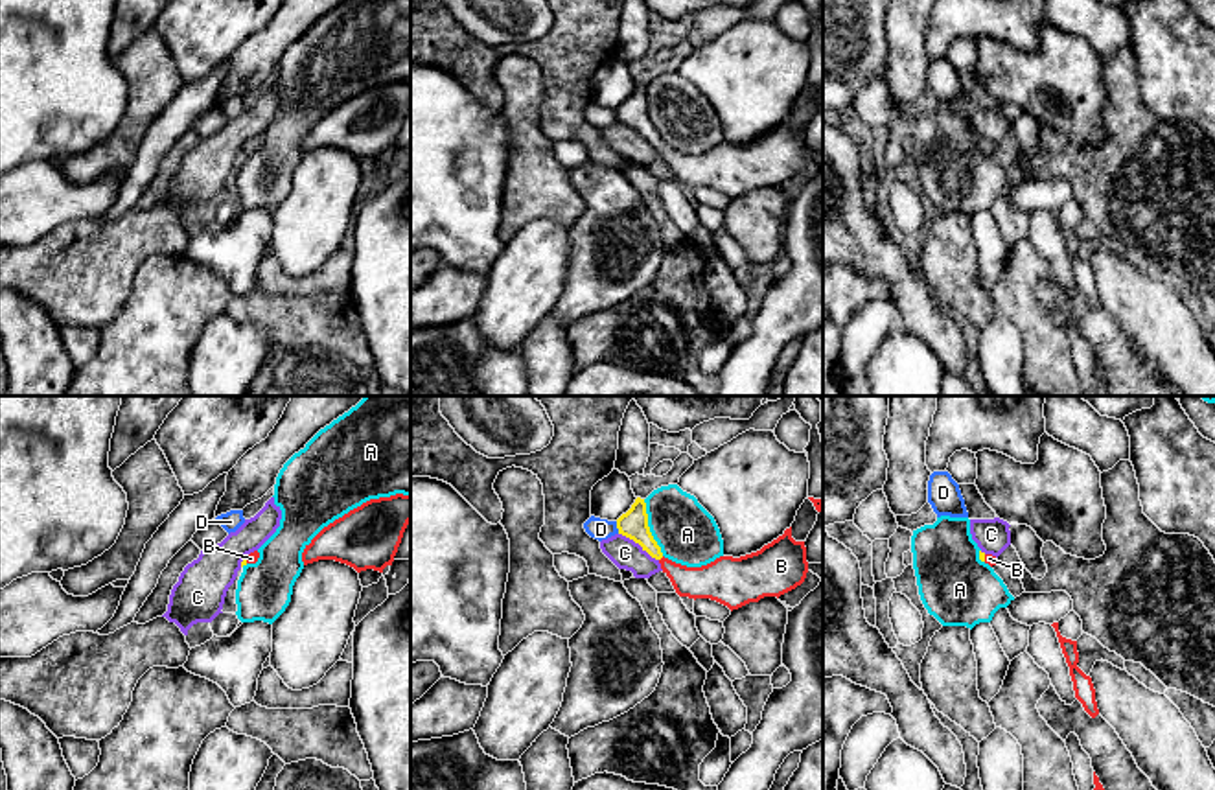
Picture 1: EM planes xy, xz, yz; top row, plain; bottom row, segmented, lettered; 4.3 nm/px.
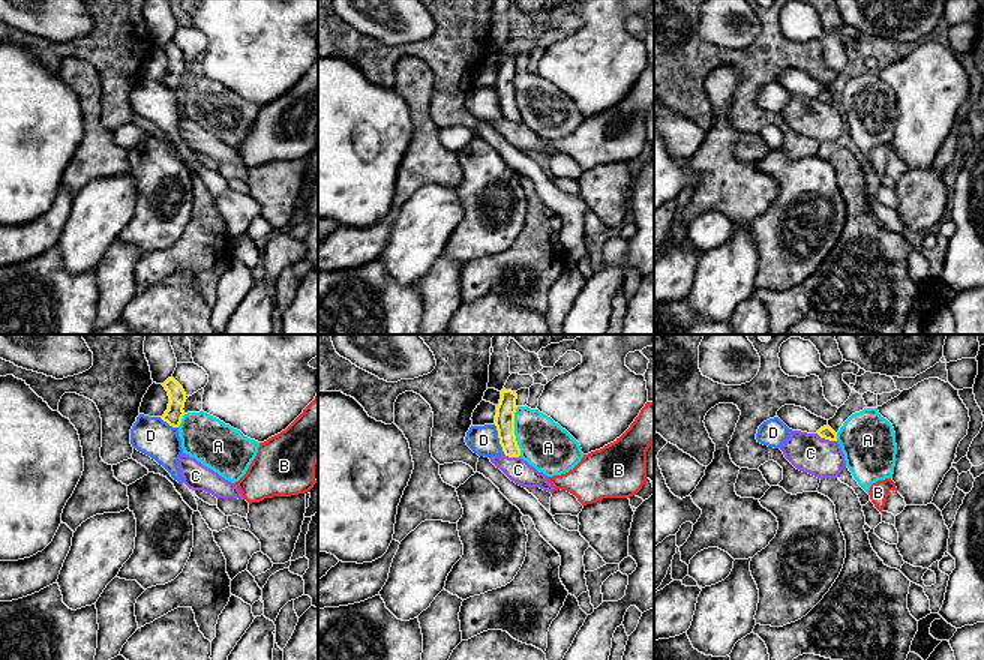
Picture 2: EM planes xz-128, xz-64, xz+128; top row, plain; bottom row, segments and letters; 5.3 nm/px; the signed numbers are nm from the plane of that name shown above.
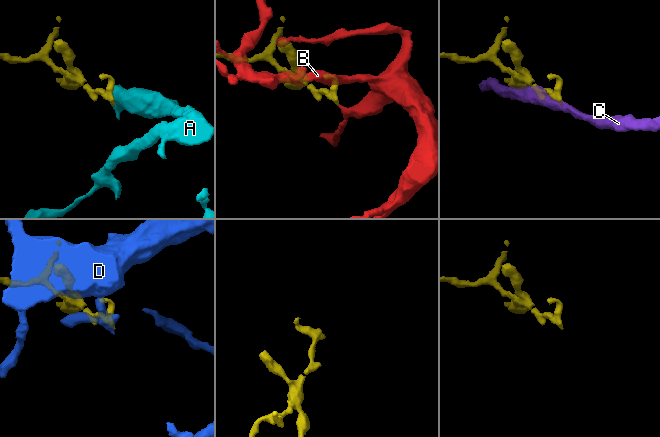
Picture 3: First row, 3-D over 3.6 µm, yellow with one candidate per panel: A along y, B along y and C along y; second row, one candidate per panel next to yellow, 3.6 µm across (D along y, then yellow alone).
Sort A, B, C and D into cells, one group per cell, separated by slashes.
A / B / C / D

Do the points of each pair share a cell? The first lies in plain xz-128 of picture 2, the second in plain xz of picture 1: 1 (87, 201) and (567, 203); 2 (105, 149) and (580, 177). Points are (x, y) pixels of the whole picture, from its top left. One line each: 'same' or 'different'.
1: different
2: different

